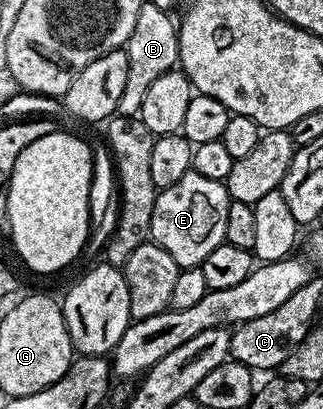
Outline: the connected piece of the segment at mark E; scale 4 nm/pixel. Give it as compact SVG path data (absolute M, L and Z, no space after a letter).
M191 169L185 176L181 176L181 180L177 180L177 184L173 184L173 188L165 188L156 193L150 241L165 248L165 252L169 252L173 260L177 260L180 268L202 267L205 256L209 256L209 252L213 252L213 248L217 248L225 240L225 215L229 212L231 202L224 183L208 180L206 176L201 176Z

